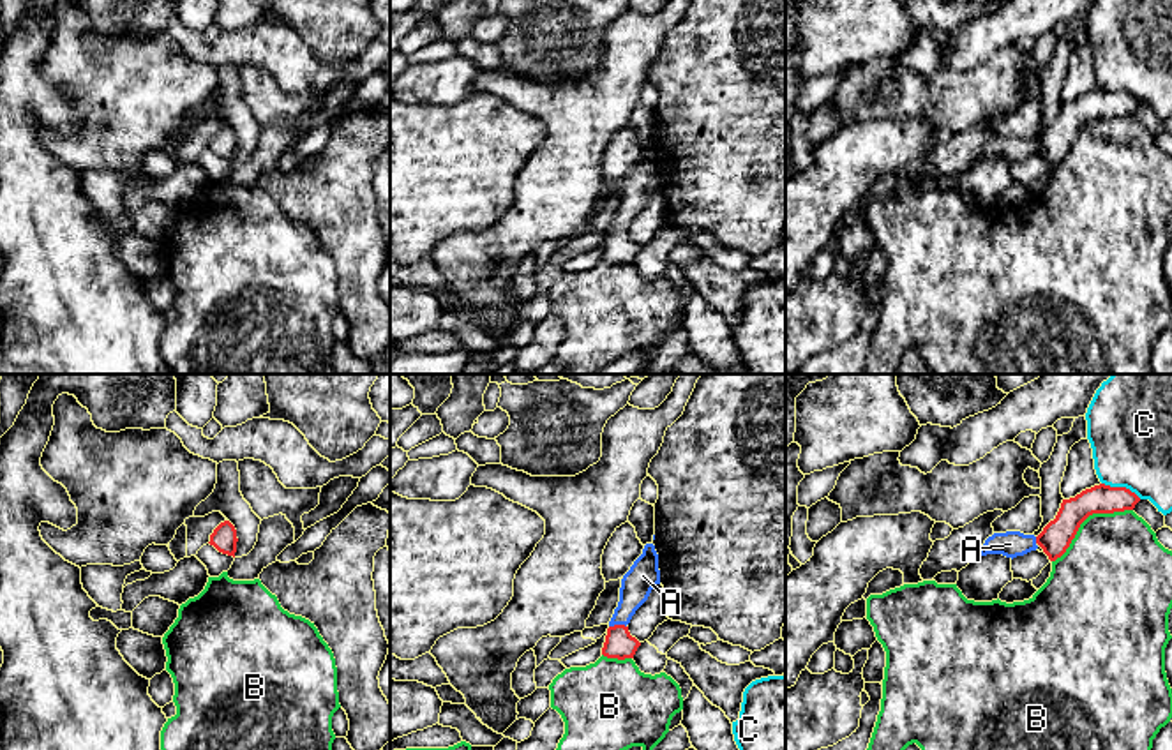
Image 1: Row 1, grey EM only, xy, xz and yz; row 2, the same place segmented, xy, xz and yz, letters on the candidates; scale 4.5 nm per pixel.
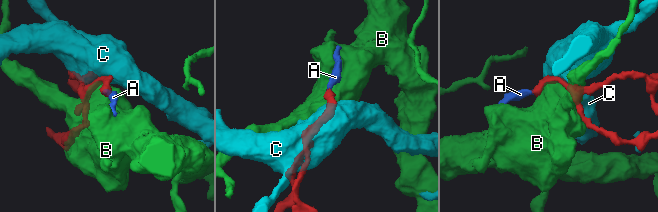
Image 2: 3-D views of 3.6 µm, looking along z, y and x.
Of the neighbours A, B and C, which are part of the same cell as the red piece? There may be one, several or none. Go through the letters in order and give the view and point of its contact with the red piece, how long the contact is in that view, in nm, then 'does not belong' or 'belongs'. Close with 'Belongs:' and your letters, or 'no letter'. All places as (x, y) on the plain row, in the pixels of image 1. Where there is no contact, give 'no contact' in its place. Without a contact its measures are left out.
A: xz (616, 230) | 80 nm | belongs
B: yz (1086, 122) | 440 nm | does not belong
C: yz (1121, 92) | 200 nm | does not belong
Belongs: A

